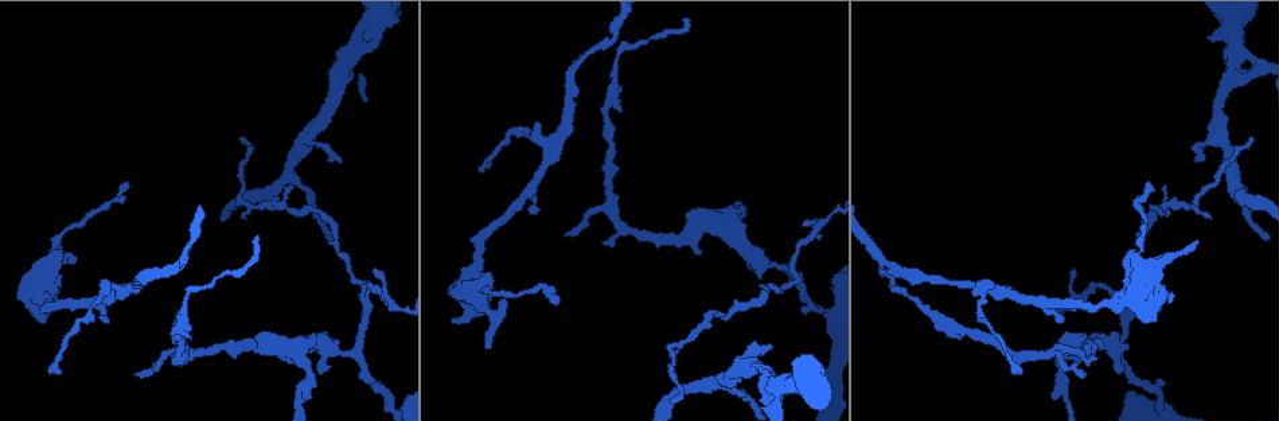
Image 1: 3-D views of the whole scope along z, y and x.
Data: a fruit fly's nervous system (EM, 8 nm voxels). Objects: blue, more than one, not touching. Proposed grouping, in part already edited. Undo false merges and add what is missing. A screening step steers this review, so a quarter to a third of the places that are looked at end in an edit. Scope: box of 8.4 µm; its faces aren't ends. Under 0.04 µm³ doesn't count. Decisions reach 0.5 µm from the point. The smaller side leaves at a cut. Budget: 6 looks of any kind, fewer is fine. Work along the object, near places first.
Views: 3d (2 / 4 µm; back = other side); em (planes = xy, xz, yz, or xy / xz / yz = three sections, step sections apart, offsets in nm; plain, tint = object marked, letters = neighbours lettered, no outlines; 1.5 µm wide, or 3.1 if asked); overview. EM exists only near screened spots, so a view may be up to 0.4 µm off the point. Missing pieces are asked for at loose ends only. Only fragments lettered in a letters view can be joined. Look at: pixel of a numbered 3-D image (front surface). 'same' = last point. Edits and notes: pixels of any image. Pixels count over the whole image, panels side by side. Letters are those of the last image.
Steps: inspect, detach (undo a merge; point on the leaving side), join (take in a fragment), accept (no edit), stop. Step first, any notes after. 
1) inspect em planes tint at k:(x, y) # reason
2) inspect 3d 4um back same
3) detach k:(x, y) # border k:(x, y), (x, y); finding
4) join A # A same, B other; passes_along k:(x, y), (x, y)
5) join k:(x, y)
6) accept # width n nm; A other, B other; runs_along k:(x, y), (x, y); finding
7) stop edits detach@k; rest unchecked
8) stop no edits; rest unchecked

inspect 3d 2um at 1:(821, 313) # abrupt turn

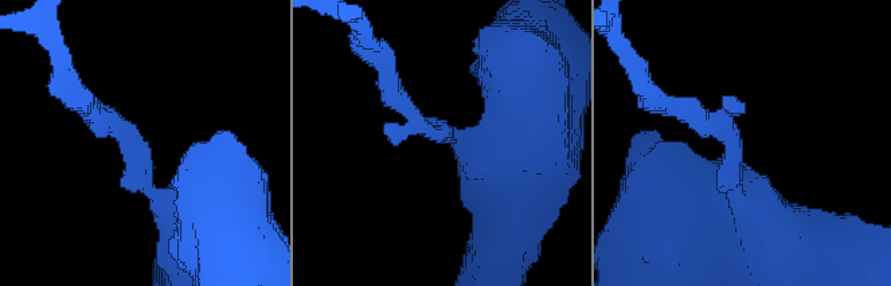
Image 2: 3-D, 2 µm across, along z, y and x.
inspect em yz step 8 tint at 2:(734, 168) # arms 3; arm_widths 160, 550, 600 nm

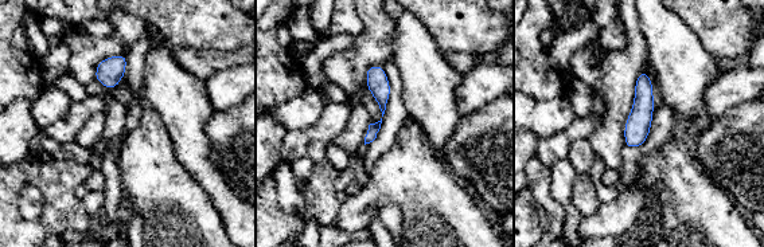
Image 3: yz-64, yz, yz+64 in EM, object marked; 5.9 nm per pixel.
inspect em planes letters same # another direction

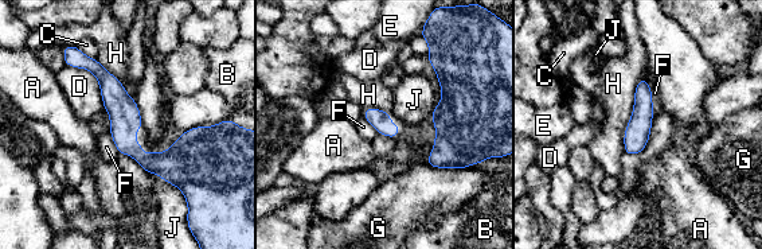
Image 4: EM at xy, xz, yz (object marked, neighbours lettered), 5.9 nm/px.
accept # width 120 nm; A other, B other, C other, D other, E other, F other, G other, H other, J other; border 4:(651, 90), (653, 117); continuous, no second cell

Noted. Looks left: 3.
inspect 3d 4um at 1:(451, 320) # an open end

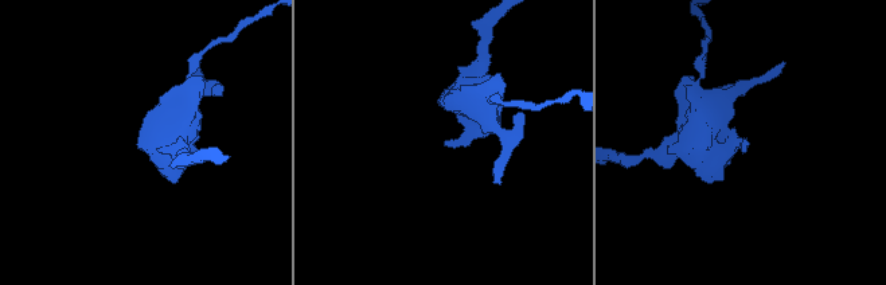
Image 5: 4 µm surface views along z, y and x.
inspect em planes plain at 5:(745, 148) # need the tissue

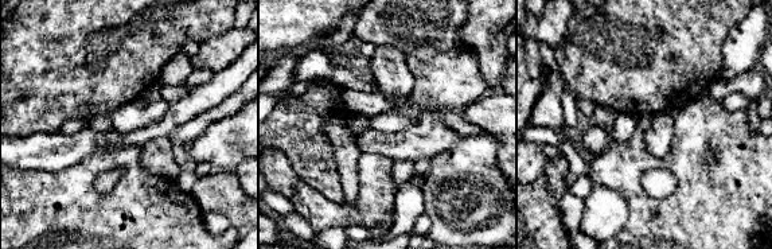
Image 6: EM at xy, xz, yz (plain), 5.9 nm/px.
inspect em planes letters same # see the neighbours

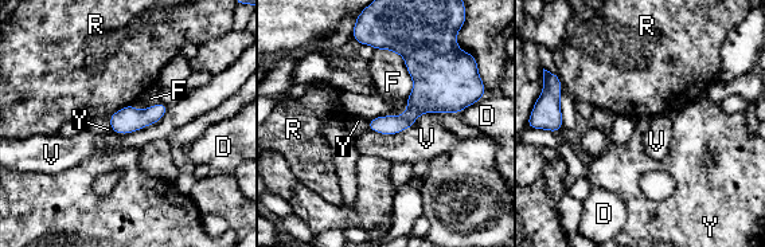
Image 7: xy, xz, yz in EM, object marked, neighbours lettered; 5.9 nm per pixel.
accept # width 130 nm; D other, F other, R other, V other, Y other; border 7:(168, 106), (136, 130), (110, 129); no lettered fragment goes on from it

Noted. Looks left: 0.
stop no edits; rest unchecked

